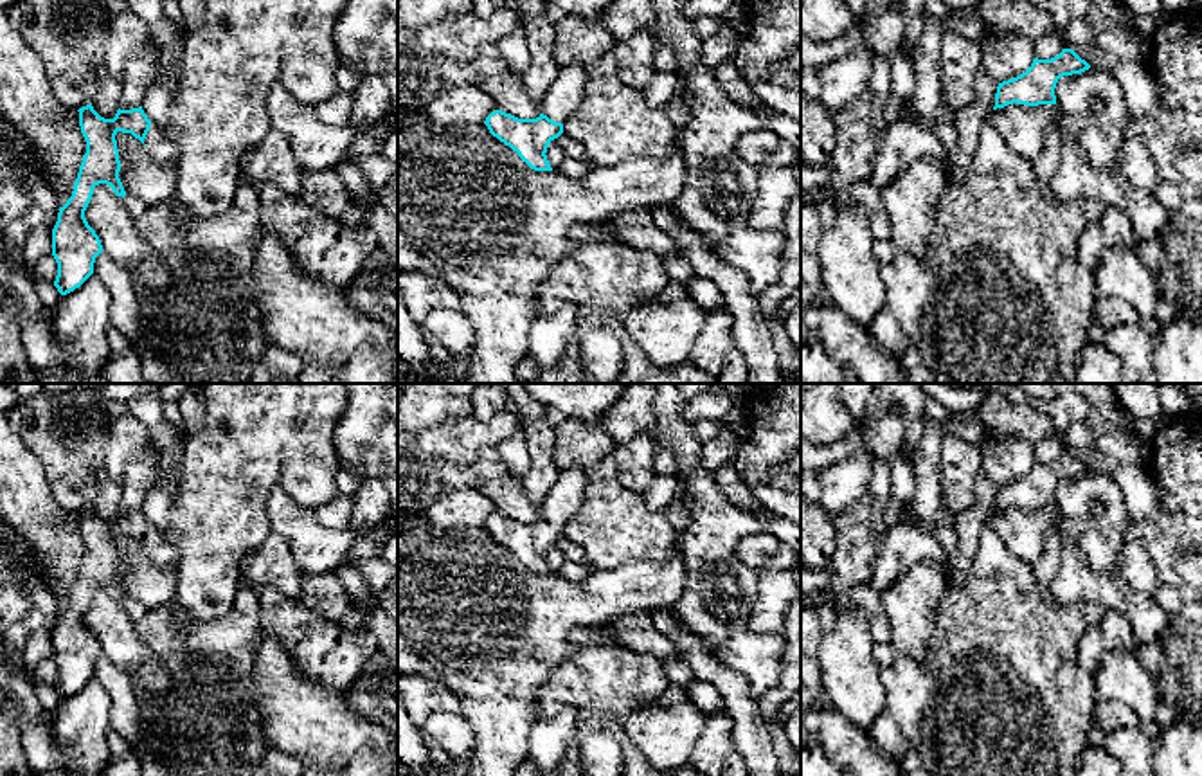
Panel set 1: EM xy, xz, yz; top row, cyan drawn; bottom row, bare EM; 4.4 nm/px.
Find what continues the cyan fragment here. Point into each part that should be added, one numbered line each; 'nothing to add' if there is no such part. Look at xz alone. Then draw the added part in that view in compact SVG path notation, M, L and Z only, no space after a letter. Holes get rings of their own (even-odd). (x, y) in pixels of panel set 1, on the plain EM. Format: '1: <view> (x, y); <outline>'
1: xz (565, 497); M585 468L561 470L542 506L542 517L565 528L579 513L588 481Z

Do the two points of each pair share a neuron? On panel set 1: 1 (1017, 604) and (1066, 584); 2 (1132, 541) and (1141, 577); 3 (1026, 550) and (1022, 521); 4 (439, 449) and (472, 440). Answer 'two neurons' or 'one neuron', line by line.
1: two neurons
2: one neuron
3: one neuron
4: one neuron

